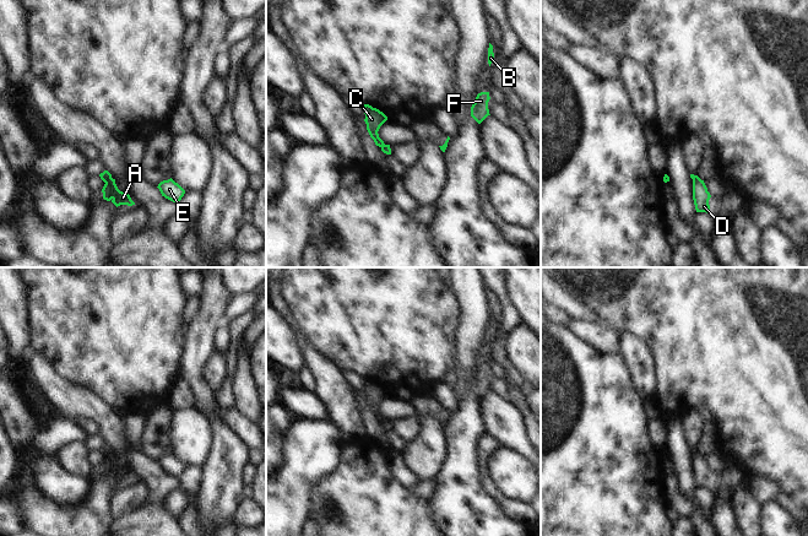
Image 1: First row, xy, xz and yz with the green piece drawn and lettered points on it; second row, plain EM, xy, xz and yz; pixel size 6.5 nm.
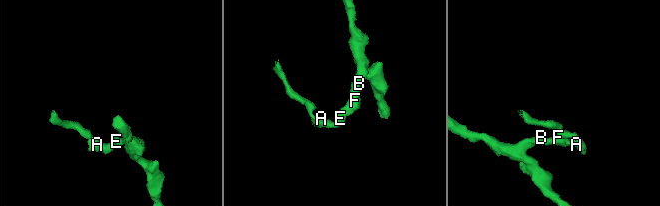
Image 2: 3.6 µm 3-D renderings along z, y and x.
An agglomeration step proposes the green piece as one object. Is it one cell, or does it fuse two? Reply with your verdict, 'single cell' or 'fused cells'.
fused cells

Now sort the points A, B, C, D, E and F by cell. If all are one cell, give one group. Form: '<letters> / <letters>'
A B D E F / C

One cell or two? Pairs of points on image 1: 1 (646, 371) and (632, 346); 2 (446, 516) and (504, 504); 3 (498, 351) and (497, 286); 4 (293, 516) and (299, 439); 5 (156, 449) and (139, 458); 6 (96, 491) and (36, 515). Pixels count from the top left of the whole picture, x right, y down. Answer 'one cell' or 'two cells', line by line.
1: one cell
2: two cells
3: one cell
4: one cell
5: two cells
6: one cell

